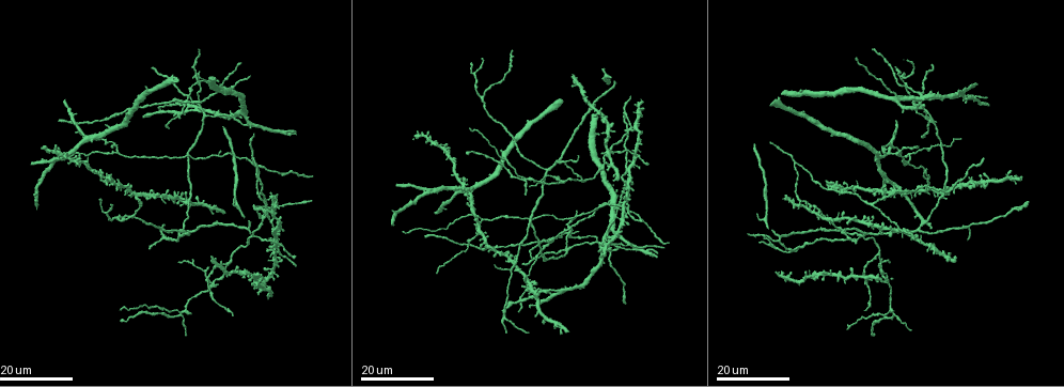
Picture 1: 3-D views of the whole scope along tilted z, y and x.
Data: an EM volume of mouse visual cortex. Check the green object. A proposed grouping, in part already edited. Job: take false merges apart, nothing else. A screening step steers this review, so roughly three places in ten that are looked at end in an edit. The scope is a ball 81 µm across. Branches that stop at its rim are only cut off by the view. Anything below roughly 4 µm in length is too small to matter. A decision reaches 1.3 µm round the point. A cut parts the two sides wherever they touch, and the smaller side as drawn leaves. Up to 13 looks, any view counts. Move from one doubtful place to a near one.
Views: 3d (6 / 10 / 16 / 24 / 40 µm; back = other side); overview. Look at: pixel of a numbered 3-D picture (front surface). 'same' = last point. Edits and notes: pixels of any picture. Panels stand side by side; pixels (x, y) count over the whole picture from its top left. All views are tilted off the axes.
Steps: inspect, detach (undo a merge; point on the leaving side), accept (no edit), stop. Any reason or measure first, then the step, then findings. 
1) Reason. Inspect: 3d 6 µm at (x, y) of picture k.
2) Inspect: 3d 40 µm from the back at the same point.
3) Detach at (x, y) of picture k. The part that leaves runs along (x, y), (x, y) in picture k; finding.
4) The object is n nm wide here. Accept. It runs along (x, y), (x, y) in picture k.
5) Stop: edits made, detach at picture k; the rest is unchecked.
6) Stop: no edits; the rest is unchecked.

Four or more arms meet. Inspect: 3d 24 µm at (551, 235) of picture 1.

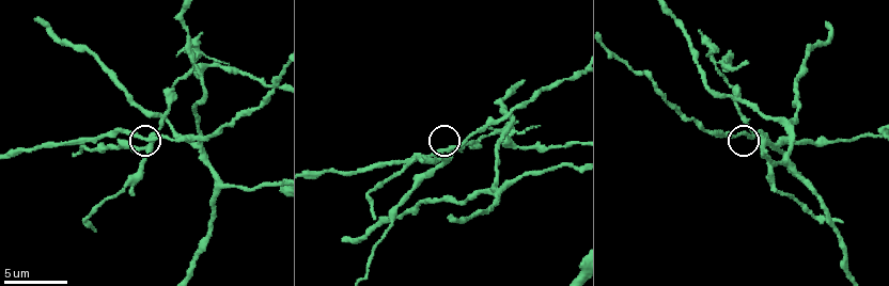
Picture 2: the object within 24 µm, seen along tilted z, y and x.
Inspect: 3d 6 µm at (147, 139) of picture 2.

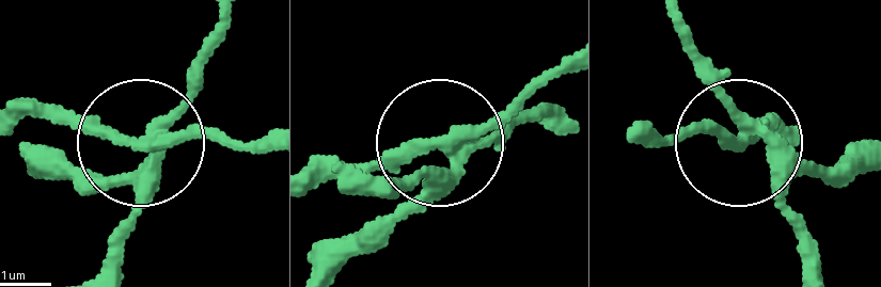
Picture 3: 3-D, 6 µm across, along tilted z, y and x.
Detach at (200, 86) of picture 3. The part that leaves runs along (161, 124), (222, 16) in picture 3; two neurons meet here.

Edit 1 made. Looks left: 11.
Inspect: overview.

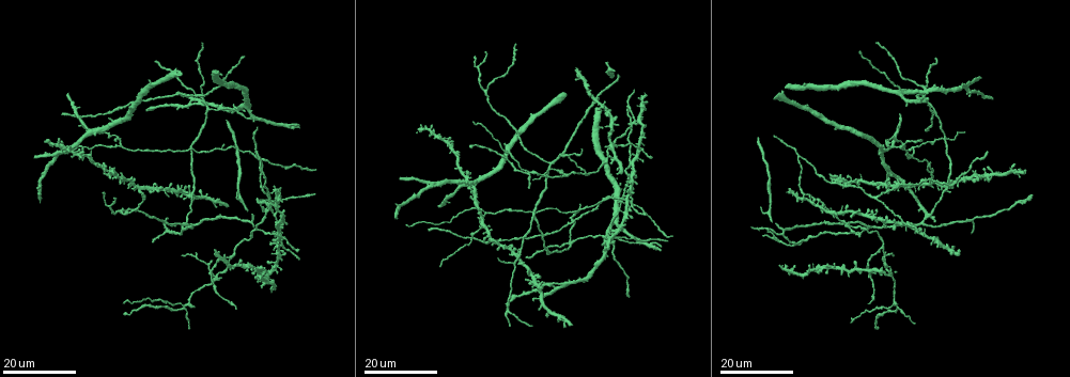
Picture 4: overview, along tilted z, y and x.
Side arm on a straight run. Inspect: 3d 16 µm at (933, 180) of picture 4.

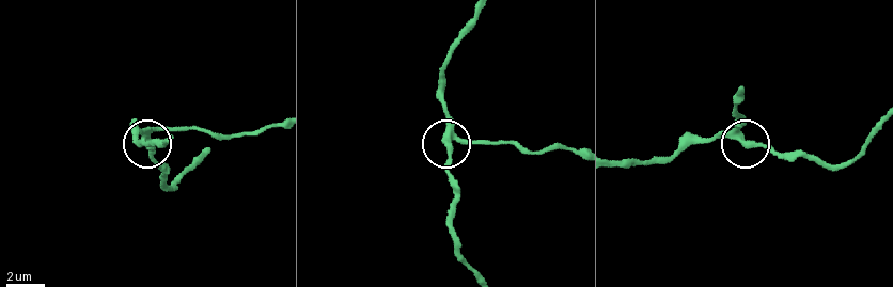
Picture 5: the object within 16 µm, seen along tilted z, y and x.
Inspect: 3d 6 µm at (743, 136) of picture 5.

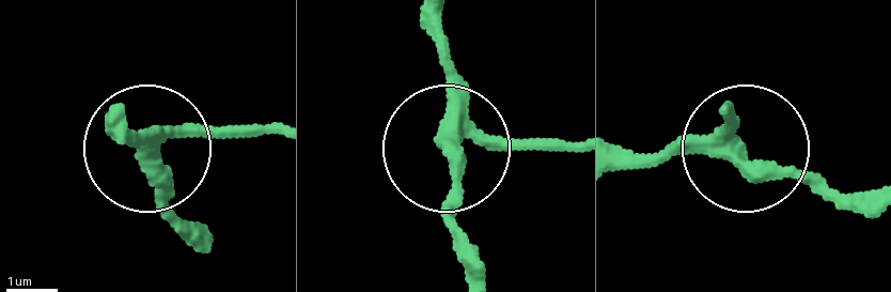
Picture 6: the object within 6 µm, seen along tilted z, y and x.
The object is 300 nm wide here. Accept. It runs along (621, 170), (734, 151), (731, 104) in picture 6; one neuron here.

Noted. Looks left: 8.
Branch point. Inspect: 3d 24 µm at (532, 212) of picture 4.

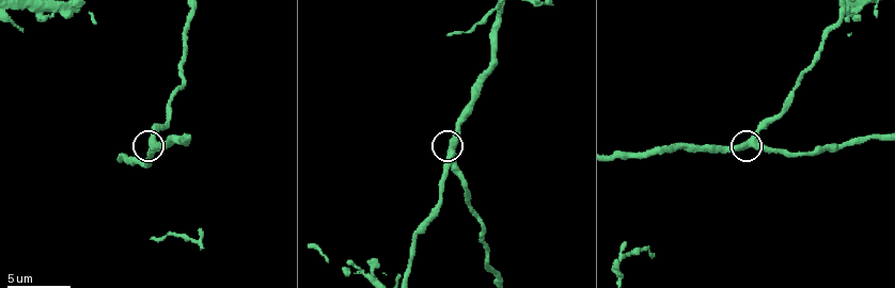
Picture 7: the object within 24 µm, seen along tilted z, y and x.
Inspect: 3d 10 µm at (454, 149) of picture 7.

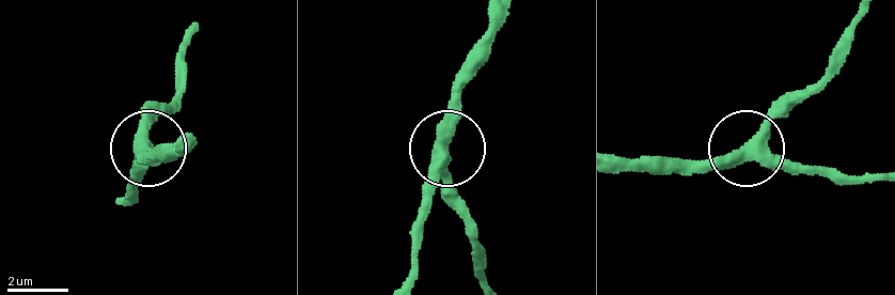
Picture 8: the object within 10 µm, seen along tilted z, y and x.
Accept. It runs along (858, 20), (843, 51), (752, 145), (822, 165) in picture 8; all the same neuron.

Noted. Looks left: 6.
Small branch off a trunk. Inspect: 3d 16 µm at (564, 176) of picture 4.

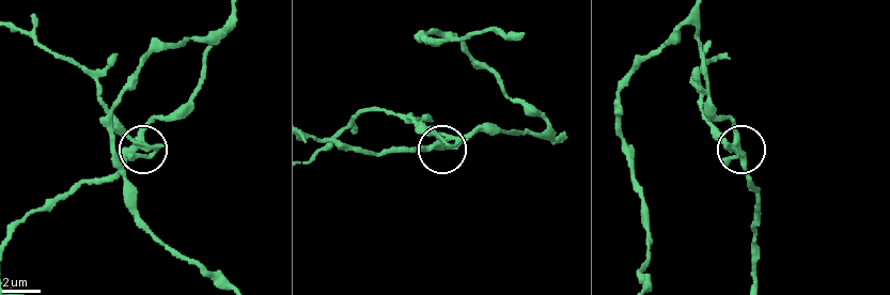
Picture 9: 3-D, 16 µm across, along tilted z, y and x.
Inspect: 3d 6 µm at (737, 145) of picture 9.

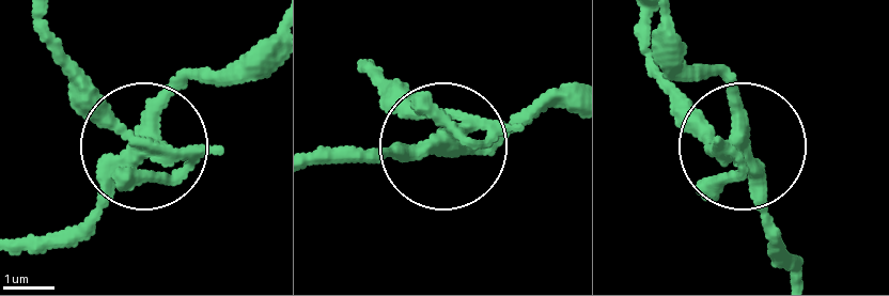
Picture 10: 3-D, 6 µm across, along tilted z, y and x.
The side arm is 38 µm long. Detach at (99, 126) of picture 10. The part that leaves runs along (162, 145), (99, 94), (47, 24) in picture 10; a second neuron is stuck on.

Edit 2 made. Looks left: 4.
Looks like a crossing. Inspect: 3d 24 µm at (272, 206) of picture 4.

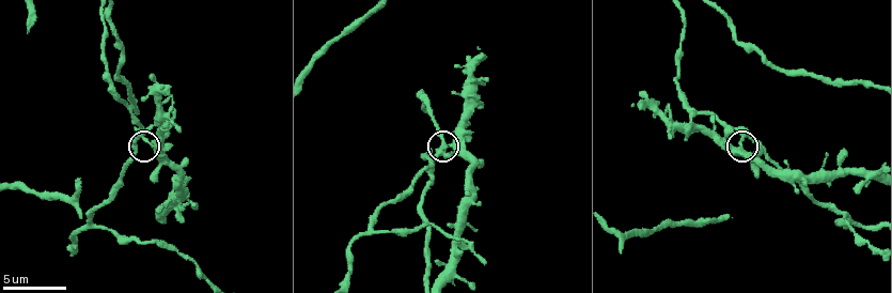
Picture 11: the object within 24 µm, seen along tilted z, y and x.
Closer look. Inspect: 3d 6 µm at (741, 137) of picture 11.

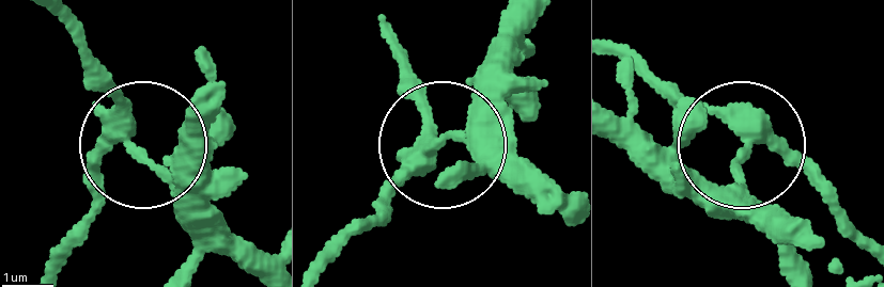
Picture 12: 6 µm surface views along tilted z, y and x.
The object is 240 nm wide here. Detach at (731, 170) of picture 12. The part that leaves runs along (747, 130), (744, 178), (820, 250) in picture 12; two neurons meet here.

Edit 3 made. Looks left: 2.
Two arms in line, one across. Inspect: 3d 24 µm at (257, 152) of picture 4.

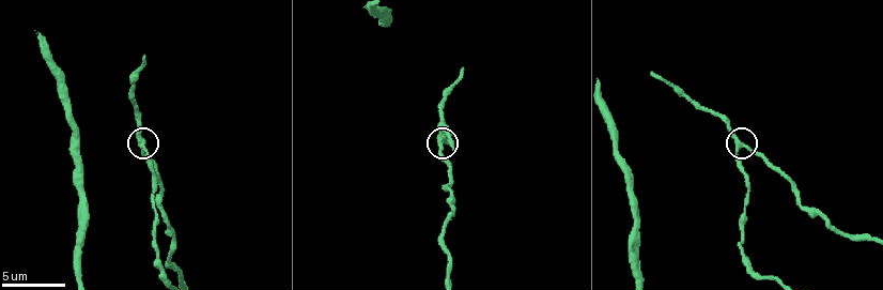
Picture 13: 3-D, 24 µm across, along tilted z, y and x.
Inspect: 3d 6 µm at (440, 141) of picture 13.

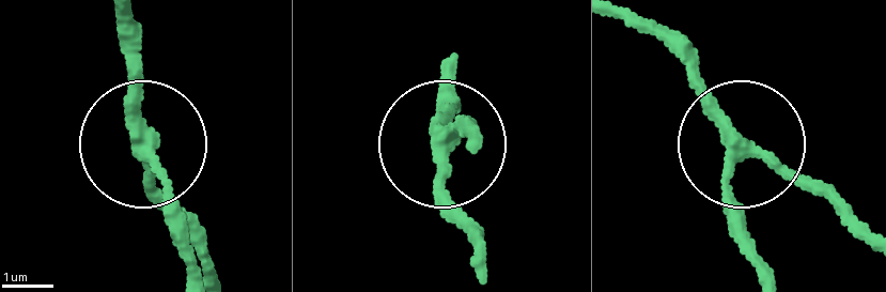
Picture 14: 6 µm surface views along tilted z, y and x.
The object is 250 nm wide here. Accept. All the same neuron.

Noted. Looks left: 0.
Stop: edits made, detach at picture 3, detach at picture 10, detach at picture 12; the rest is unchecked.

